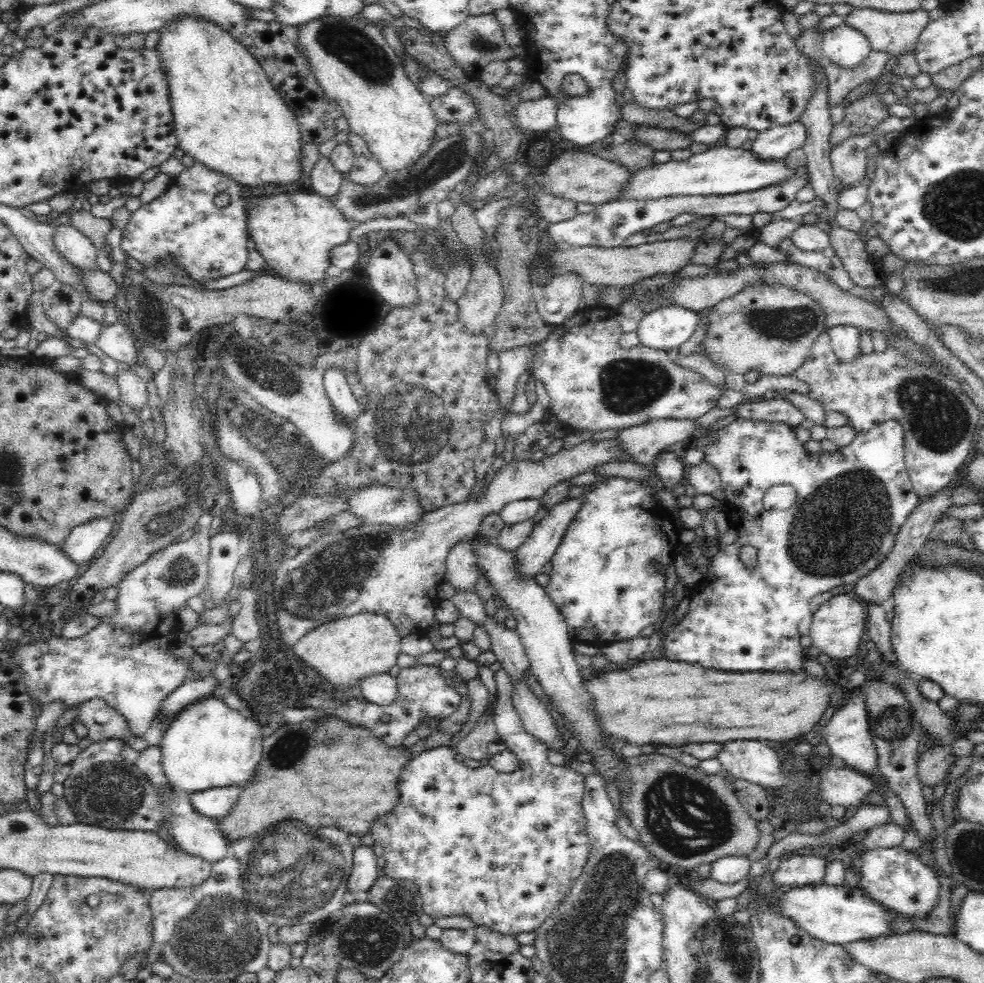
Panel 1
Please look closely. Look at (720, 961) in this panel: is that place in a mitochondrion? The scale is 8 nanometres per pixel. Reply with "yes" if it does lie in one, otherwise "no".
yes

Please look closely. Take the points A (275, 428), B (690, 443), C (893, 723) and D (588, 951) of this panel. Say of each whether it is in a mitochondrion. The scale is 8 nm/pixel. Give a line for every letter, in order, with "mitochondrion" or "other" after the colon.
A: other
B: other
C: mitochondrion
D: mitochondrion

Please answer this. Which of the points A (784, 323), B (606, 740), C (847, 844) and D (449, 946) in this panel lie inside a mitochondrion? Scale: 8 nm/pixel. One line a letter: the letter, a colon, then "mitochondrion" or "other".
A: mitochondrion
B: other
C: other
D: other

